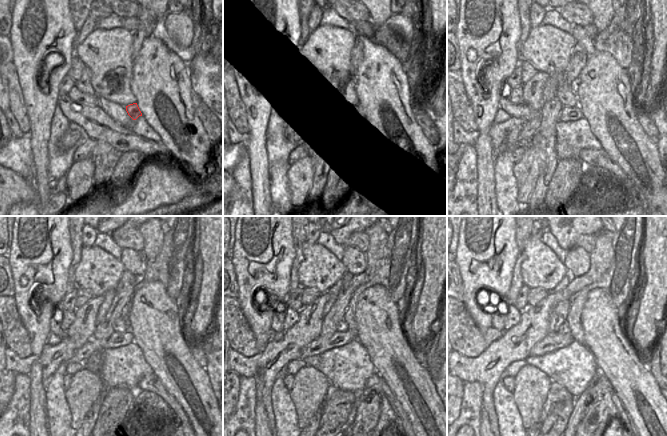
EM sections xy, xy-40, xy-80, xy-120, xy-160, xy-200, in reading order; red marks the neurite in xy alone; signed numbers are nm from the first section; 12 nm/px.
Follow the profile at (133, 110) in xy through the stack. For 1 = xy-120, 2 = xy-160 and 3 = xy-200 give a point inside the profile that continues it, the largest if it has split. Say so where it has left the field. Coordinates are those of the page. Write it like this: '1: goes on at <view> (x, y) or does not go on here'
1: goes on at xy-120 (118, 339)
2: goes on at xy-160 (323, 343)
3: goes on at xy-200 (550, 343)

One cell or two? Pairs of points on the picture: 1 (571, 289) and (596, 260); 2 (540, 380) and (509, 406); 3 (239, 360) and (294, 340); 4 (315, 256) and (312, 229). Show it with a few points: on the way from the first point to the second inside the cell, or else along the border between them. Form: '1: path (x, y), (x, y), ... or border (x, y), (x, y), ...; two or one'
1: path (579, 283), (584, 281), (596, 268); one
2: border (512, 392), (514, 403), (523, 424); two
3: path (253, 362), (265, 362), (280, 350); one
4: border (307, 240), (309, 242), (316, 242); two

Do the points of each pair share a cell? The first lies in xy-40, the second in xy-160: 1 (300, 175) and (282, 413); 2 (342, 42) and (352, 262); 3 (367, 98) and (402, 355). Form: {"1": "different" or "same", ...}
{"1": "different", "2": "different", "3": "same"}

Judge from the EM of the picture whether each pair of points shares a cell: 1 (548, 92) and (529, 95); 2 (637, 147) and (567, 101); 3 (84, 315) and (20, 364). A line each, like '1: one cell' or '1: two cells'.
1: two cells
2: two cells
3: one cell

